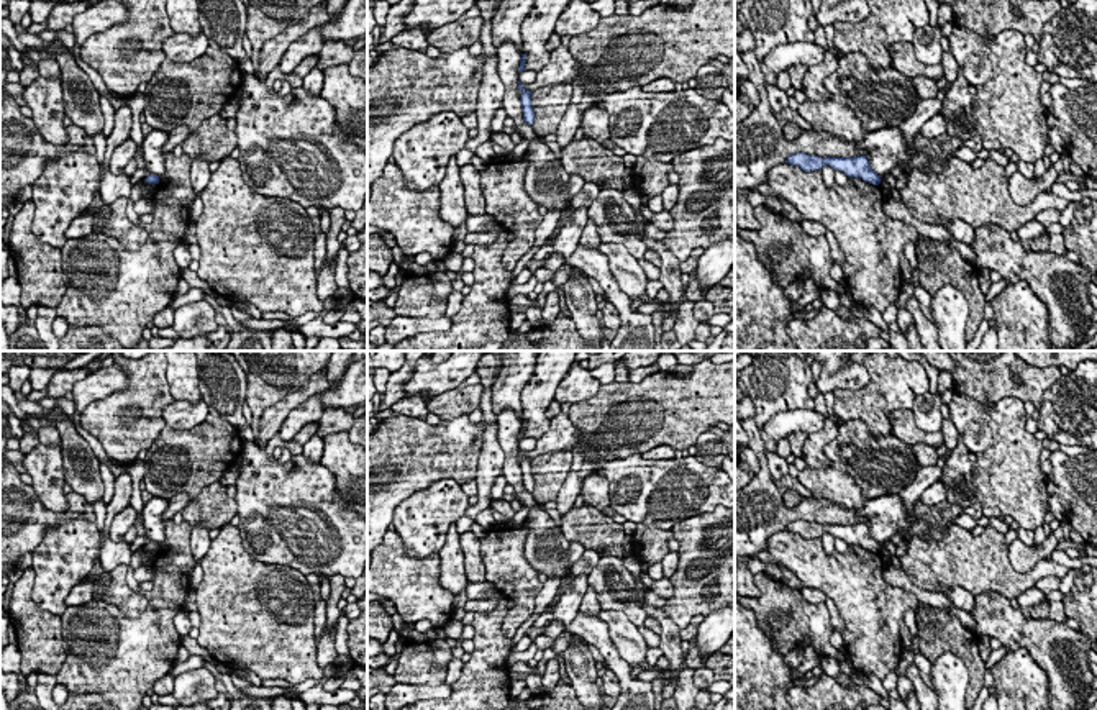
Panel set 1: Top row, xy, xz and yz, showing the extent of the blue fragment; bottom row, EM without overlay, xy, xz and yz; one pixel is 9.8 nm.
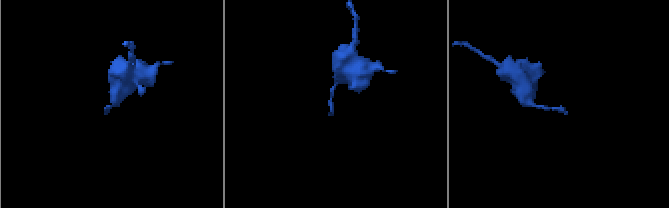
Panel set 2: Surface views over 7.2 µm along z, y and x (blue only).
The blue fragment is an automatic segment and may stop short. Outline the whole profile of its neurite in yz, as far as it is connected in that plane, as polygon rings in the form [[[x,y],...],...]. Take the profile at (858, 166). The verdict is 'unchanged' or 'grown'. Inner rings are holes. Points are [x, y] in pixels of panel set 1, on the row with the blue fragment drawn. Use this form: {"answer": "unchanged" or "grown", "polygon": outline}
{"answer": "unchanged", "polygon": [[[805,152],[790,154],[787,157],[787,164],[799,166],[805,172],[810,171],[822,171],[825,166],[833,167],[835,171],[844,172],[848,177],[859,177],[864,182],[869,182],[872,185],[881,184],[881,175],[877,175],[871,166],[866,156],[854,156],[854,157],[818,157],[810,156]]]}

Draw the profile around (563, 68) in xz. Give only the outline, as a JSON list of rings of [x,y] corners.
[[[561,44],[551,51],[549,62],[536,72],[535,82],[525,84],[523,89],[533,92],[546,85],[571,84],[579,69],[580,64],[569,52],[569,48]]]

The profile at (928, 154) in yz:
[[[899,126],[871,131],[859,143],[859,148],[869,151],[866,159],[877,175],[889,174],[897,166],[904,166],[907,174],[913,169],[940,174],[943,164],[954,157],[963,146],[964,141],[956,136],[945,133],[926,139],[920,131],[908,143]]]

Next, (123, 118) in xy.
[[[126,103],[115,112],[113,131],[107,138],[105,162],[110,161],[112,154],[118,144],[130,139],[131,126],[133,126],[133,113],[131,113],[130,105]]]

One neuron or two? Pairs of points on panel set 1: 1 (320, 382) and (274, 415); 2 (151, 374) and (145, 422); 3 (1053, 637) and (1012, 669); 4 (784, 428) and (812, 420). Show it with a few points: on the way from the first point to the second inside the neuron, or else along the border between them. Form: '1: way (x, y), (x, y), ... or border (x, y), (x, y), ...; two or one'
1: way (309, 389), (286, 405); one
2: way (151, 387), (151, 414); one
3: border (1009, 651), (1025, 648), (1045, 671), (1050, 687); two
4: way (791, 422), (805, 420); one

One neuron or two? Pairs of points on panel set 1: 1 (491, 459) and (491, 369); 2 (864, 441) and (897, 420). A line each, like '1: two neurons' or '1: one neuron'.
1: one neuron
2: two neurons

